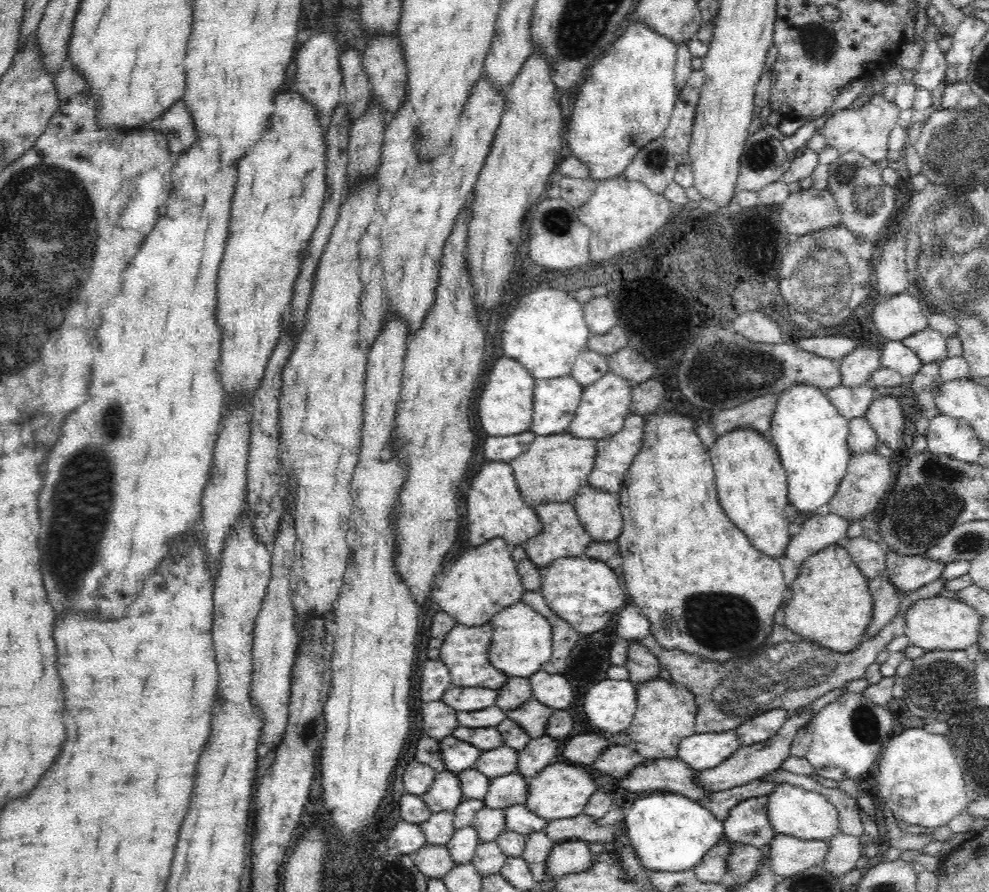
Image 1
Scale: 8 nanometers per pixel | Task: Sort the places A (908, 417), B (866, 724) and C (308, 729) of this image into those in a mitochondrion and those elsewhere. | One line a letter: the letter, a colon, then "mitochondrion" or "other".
A: other
B: mitochondrion
C: mitochondrion

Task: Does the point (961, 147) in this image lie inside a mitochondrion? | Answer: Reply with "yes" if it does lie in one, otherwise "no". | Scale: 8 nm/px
yes

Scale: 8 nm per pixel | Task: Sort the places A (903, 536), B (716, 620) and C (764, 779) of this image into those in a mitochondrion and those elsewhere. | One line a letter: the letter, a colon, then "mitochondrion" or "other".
A: mitochondrion
B: mitochondrion
C: other

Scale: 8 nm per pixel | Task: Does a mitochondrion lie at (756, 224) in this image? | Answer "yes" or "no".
no

